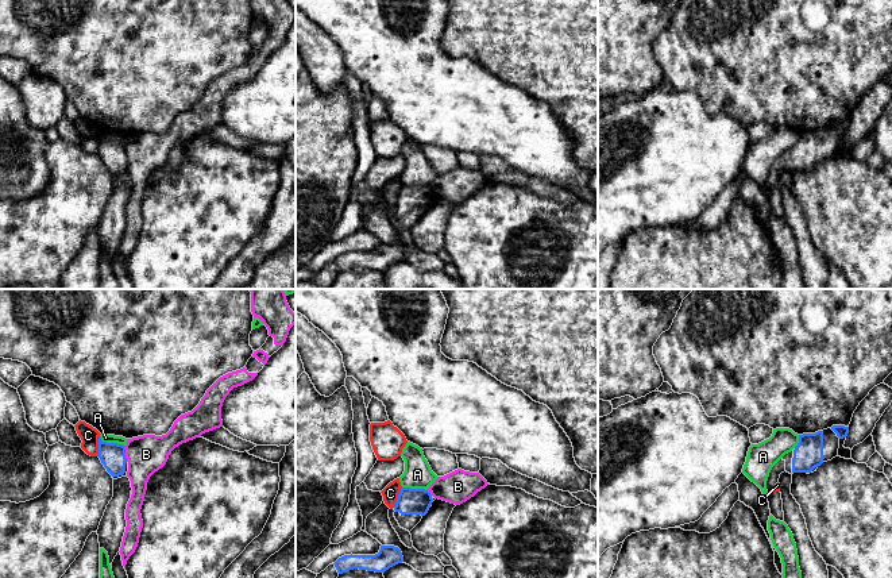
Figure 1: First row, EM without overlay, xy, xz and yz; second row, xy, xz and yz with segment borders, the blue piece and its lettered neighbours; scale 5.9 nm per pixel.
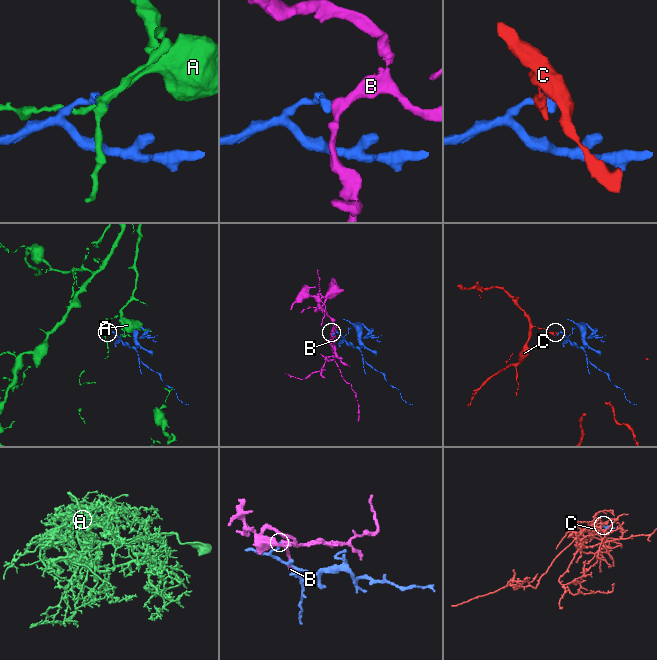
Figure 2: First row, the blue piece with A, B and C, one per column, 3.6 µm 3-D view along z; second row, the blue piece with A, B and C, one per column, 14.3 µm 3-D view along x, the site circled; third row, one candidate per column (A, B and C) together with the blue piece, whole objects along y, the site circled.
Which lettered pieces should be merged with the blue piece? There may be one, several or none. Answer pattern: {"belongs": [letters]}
{"belongs": []}

